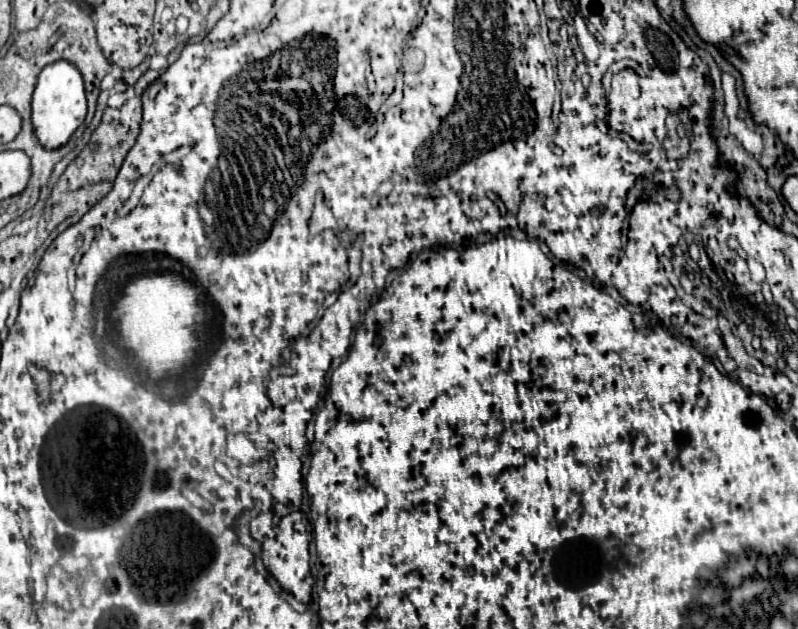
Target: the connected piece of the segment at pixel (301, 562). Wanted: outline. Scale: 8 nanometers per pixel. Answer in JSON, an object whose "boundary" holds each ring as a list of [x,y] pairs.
{"boundary":[[[300,510],[283,518],[276,529],[276,535],[284,541],[278,559],[276,581],[282,591],[292,593],[298,601],[310,603],[314,579],[311,574],[311,525]]]}

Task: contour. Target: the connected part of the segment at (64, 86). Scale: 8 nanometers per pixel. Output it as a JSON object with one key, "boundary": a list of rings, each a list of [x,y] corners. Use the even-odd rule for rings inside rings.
{"boundary":[[[64,59],[46,65],[38,75],[38,85],[34,89],[34,99],[32,99],[32,125],[38,141],[46,149],[62,147],[64,143],[68,143],[72,133],[84,123],[84,117],[86,117],[84,79],[76,69],[76,65]]]}

